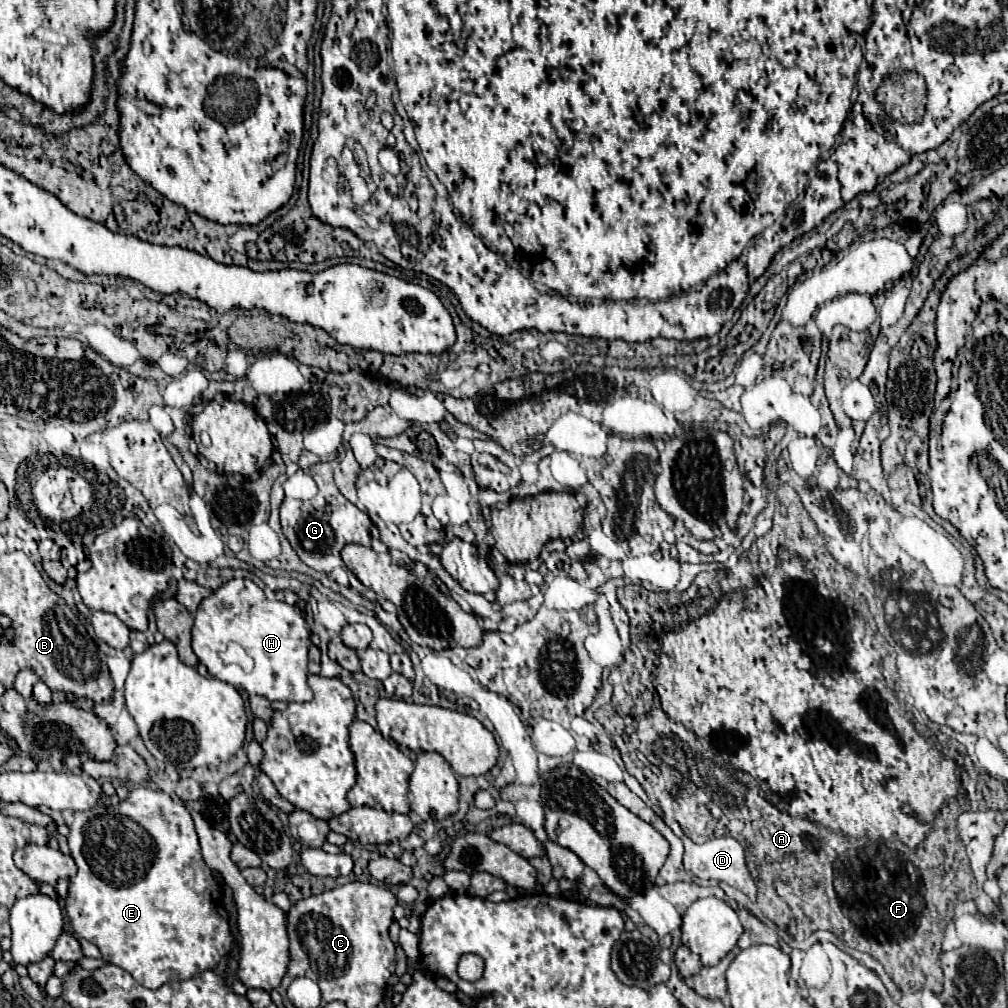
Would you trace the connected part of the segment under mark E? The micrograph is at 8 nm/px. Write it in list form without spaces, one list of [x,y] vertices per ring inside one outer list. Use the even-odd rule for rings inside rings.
[[[136,787],[136,789],[130,791],[126,801],[120,801],[118,807],[104,807],[102,803],[98,803],[96,807],[92,807],[88,811],[74,813],[74,821],[70,825],[70,835],[68,835],[68,845],[70,845],[72,857],[74,857],[76,865],[78,865],[78,873],[74,875],[74,879],[70,879],[70,891],[68,891],[68,897],[66,897],[66,913],[70,917],[70,925],[72,925],[74,933],[78,937],[94,943],[102,951],[102,959],[106,963],[114,963],[114,965],[126,969],[140,985],[150,987],[150,989],[158,989],[168,981],[190,979],[196,973],[202,973],[206,969],[214,969],[214,965],[224,955],[230,953],[230,949],[232,949],[232,933],[230,933],[226,911],[222,907],[220,885],[214,881],[212,871],[206,867],[206,863],[202,859],[198,835],[194,831],[194,821],[192,821],[188,809],[180,801],[174,803],[172,797],[166,795],[160,789]]]

